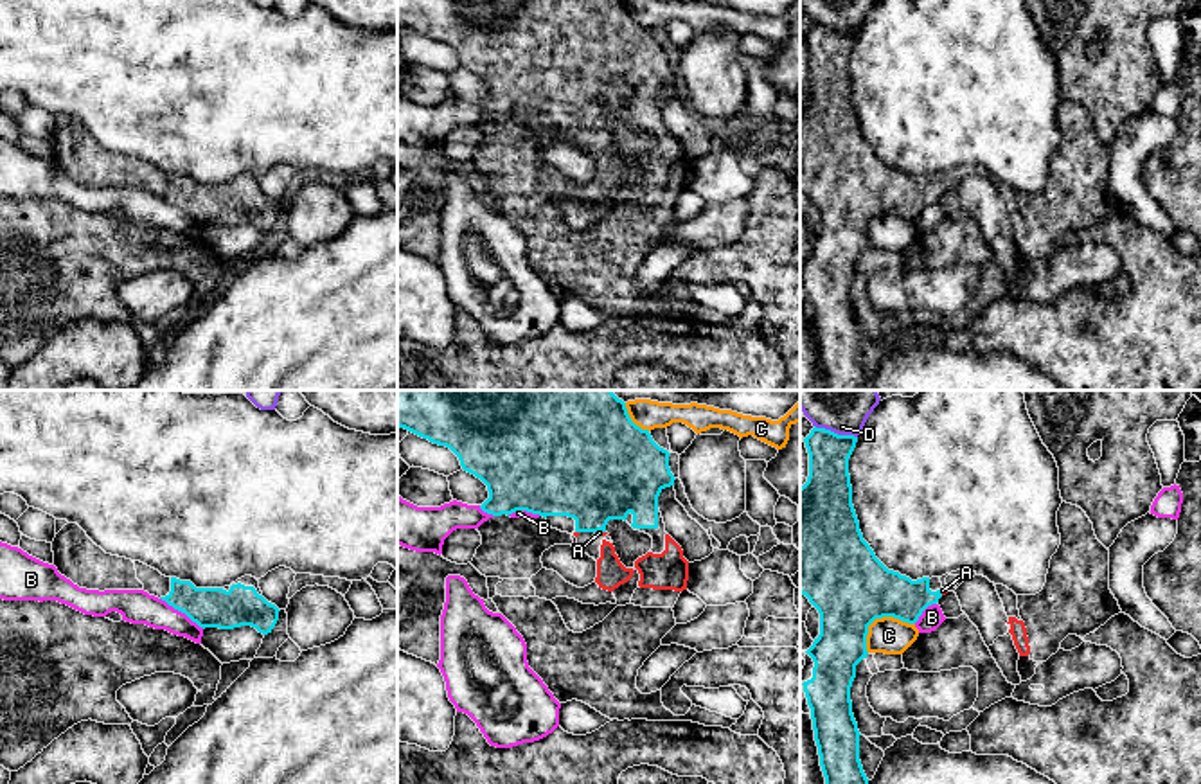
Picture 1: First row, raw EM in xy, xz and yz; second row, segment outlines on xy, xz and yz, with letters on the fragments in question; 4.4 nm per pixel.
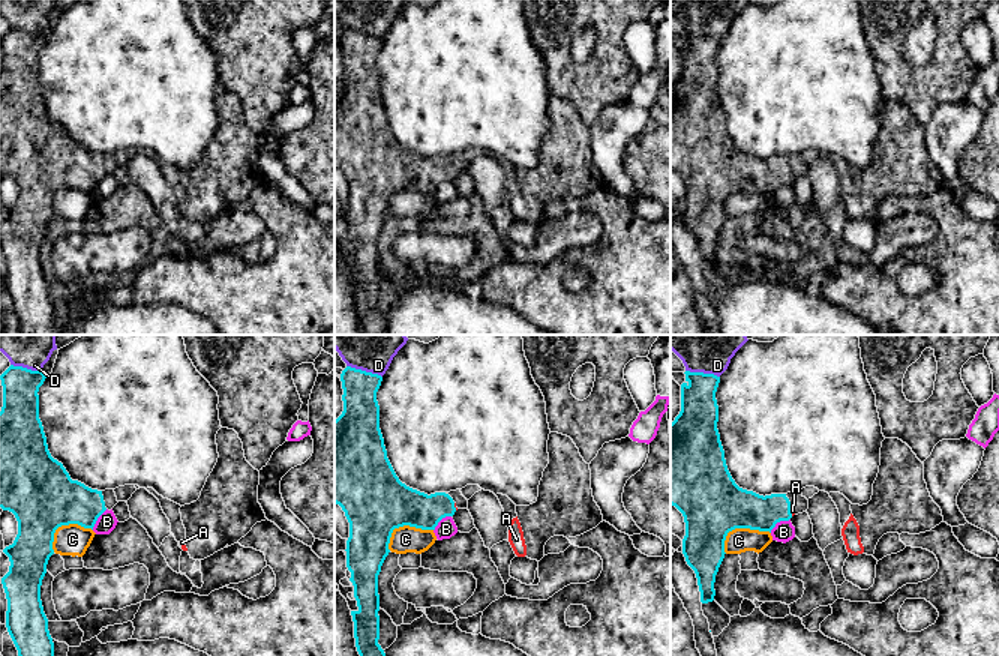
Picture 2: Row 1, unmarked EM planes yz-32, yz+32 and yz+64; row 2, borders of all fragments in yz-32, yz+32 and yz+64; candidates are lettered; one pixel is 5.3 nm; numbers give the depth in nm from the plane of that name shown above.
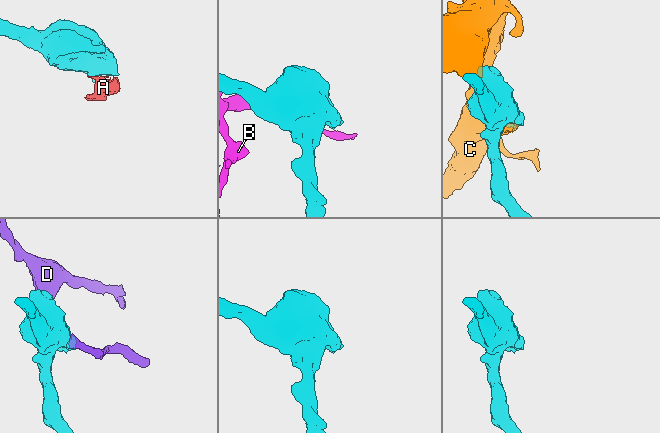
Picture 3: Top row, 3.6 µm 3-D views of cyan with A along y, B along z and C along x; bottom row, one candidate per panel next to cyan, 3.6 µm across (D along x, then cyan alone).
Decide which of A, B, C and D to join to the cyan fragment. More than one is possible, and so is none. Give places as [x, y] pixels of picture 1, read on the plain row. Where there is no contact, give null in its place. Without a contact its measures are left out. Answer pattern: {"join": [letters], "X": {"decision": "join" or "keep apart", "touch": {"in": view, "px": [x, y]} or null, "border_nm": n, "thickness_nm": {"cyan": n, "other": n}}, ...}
{"join": ["A"], "A": {"decision": "join", "touch": {"in": "xz", "px": [599, 126]}, "border_nm": 50, "thickness_nm": {"cyan": 440, "other": 20}}, "B": {"decision": "keep apart", "touch": {"in": "xy", "px": [182, 209]}, "border_nm": 240, "thickness_nm": {"cyan": 180, "other": 160}}, "C": {"decision": "keep apart", "touch": {"in": "yz", "px": [880, 214]}, "border_nm": 260, "thickness_nm": {"cyan": 360, "other": 170}}, "D": {"decision": "keep apart", "touch": {"in": "yz", "px": [836, 31]}, "border_nm": 200, "thickness_nm": {"cyan": 200, "other": 140}}}

